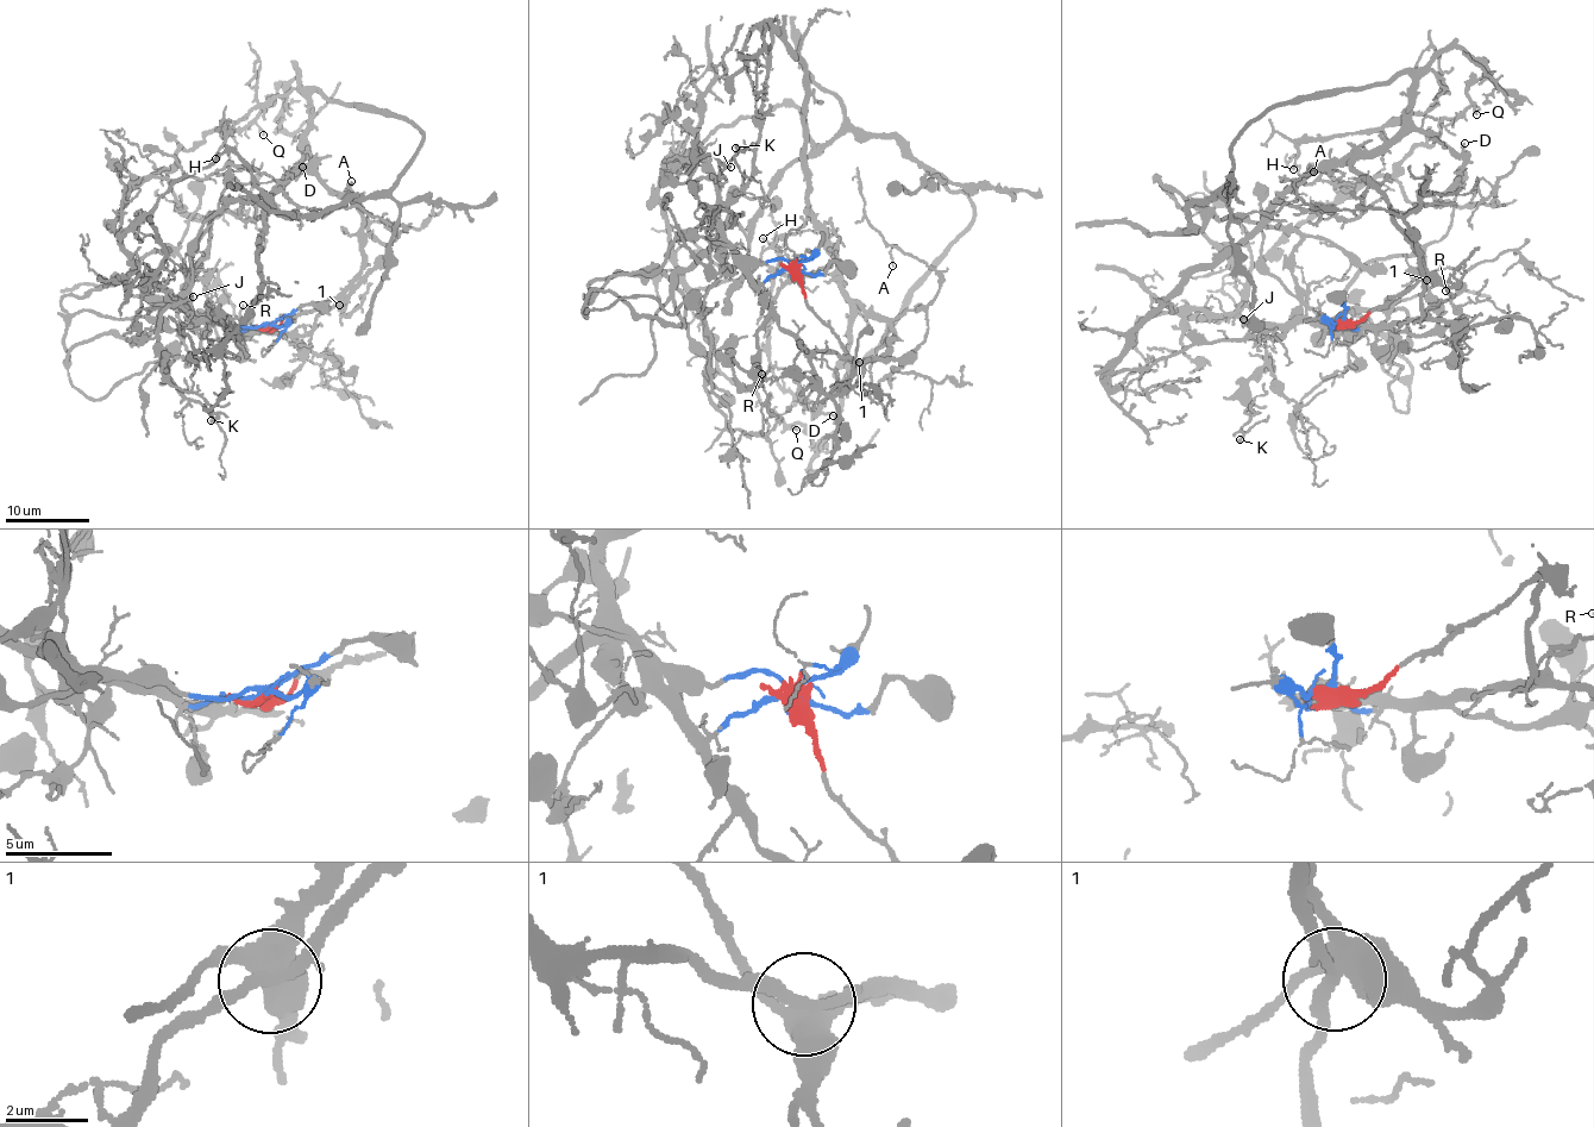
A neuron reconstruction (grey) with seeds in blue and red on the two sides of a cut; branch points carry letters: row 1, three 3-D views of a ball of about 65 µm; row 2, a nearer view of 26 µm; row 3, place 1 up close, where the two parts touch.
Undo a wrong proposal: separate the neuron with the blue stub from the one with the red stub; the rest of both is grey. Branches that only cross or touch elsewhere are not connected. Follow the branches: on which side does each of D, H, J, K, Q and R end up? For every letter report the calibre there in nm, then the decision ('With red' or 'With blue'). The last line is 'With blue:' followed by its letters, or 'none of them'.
D: Thickness 150 nm. With red
H: Thickness 160 nm. With red
J: Thickness 100 nm. With blue
K: Thickness 150 nm. With blue
Q: Thickness 120 nm. With blue
R: Thickness 110 nm. With blue
With blue: J, K, Q, R

